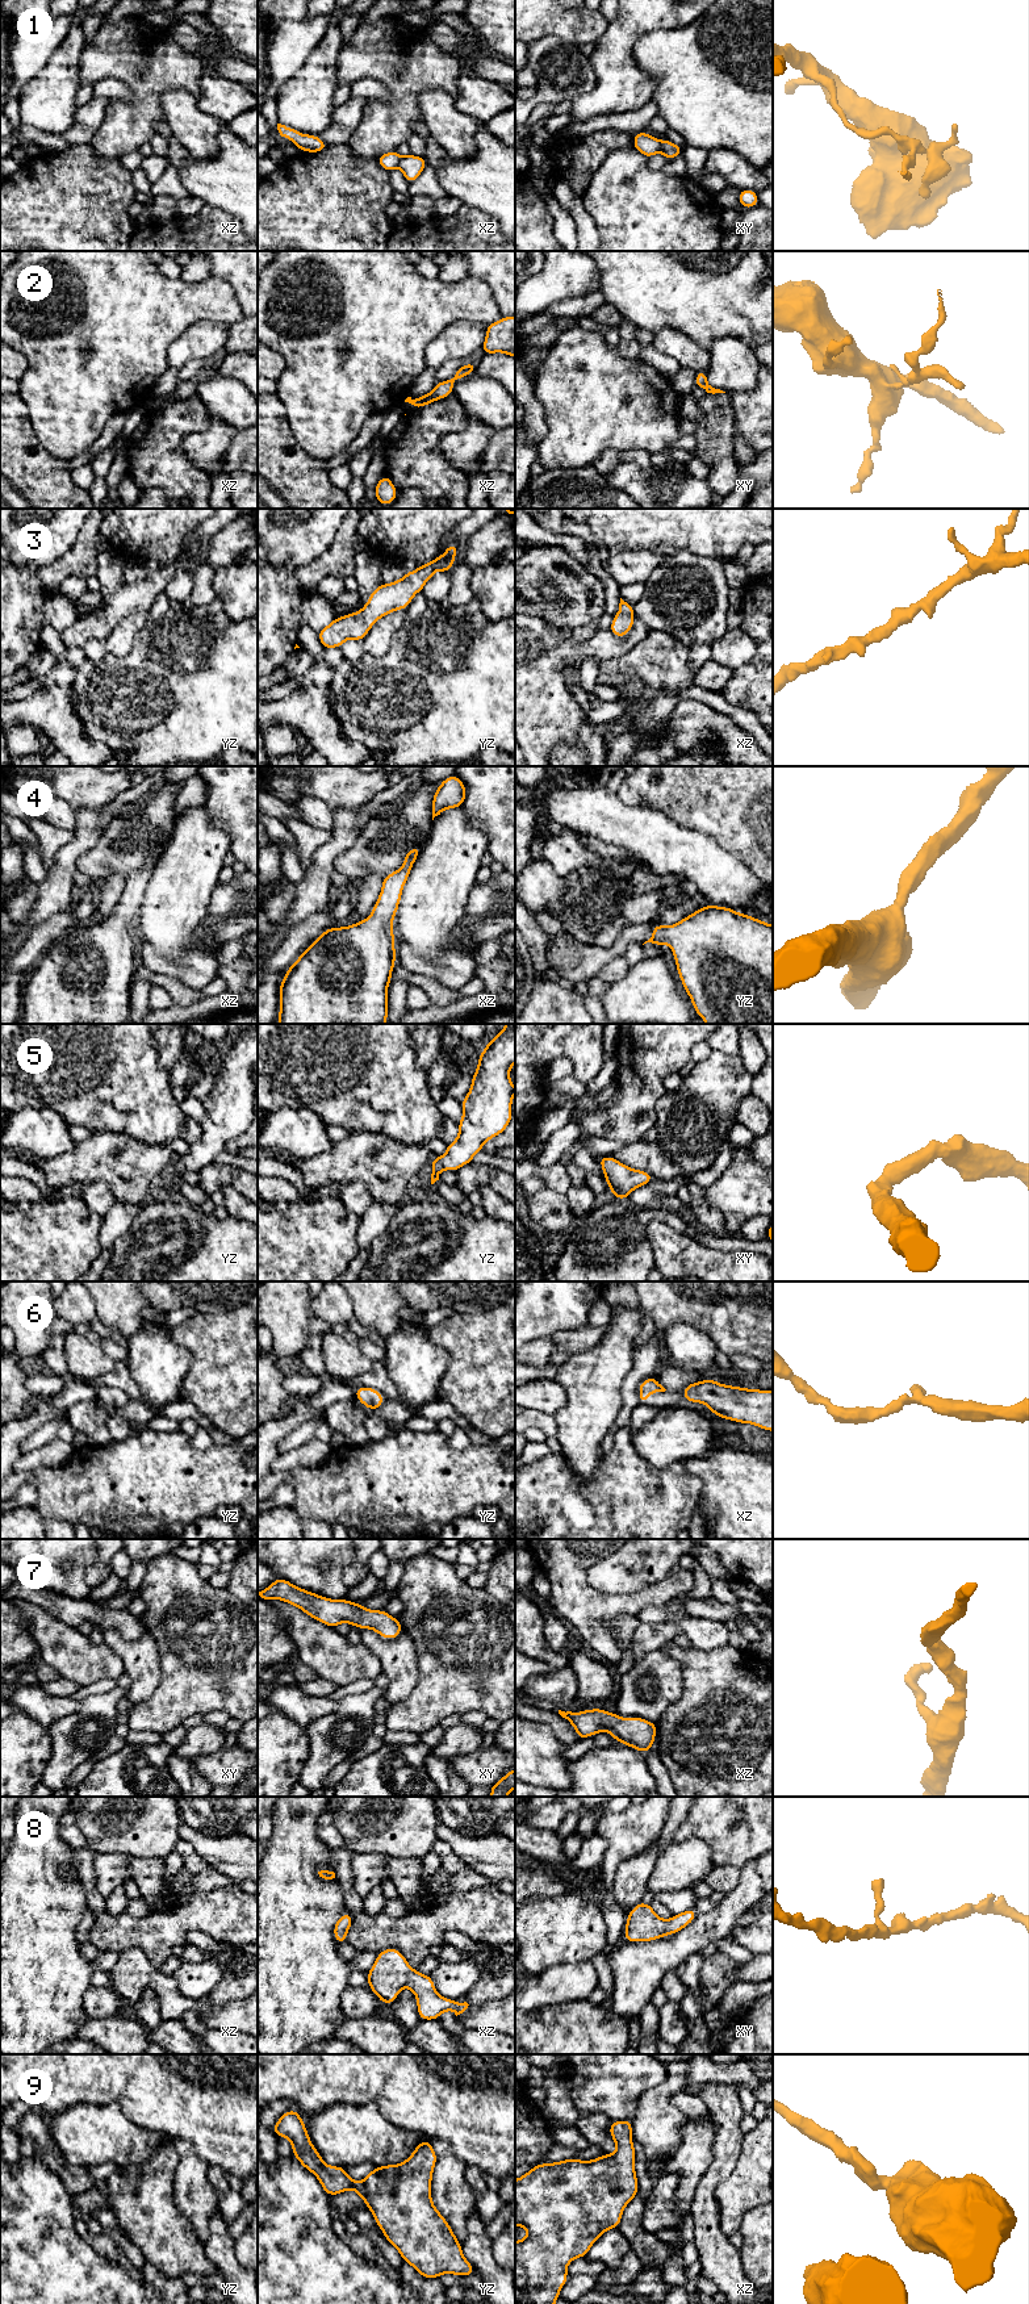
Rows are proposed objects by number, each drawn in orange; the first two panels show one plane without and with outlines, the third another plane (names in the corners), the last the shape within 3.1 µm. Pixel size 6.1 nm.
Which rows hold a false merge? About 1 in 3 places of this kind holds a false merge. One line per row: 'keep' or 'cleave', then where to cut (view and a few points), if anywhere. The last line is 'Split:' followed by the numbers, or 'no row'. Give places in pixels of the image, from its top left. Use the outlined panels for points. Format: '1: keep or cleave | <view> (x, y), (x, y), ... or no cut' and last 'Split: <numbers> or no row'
1: cleave | xy (663, 141), (659, 150)
2: cleave | xz (448, 380), (452, 384)
3: keep | no cut
4: keep | no cut
5: keep | no cut
6: keep | no cut
7: keep | no cut
8: keep | no cut
9: keep | no cut
Split: 1, 2

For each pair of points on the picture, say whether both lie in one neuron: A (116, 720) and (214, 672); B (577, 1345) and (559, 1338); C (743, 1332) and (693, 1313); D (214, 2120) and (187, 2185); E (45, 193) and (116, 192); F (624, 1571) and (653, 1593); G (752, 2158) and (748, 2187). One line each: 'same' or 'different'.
A: same
B: same
C: same
D: different
E: same
F: different
G: same

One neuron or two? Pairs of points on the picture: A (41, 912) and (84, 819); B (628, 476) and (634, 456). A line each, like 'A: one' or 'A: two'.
A: one
B: two

